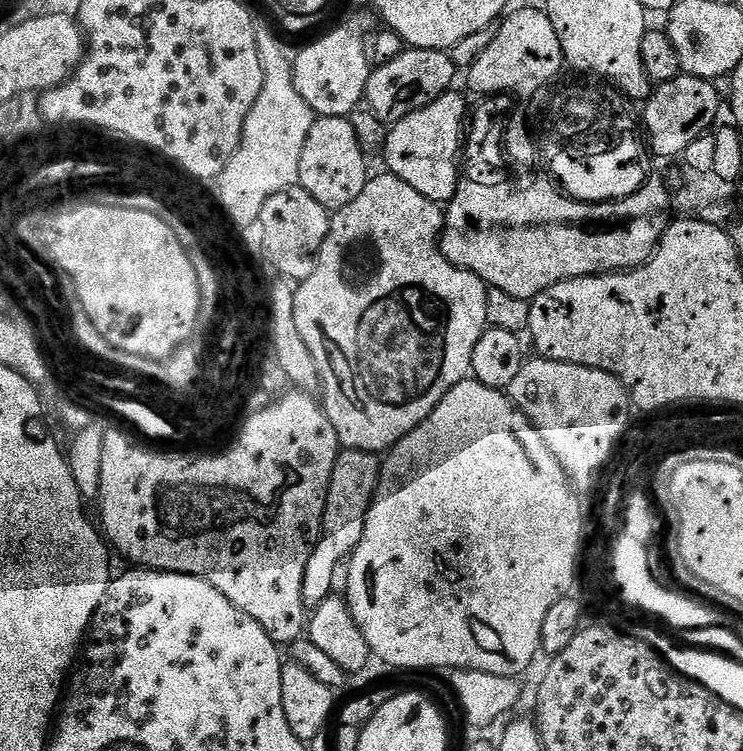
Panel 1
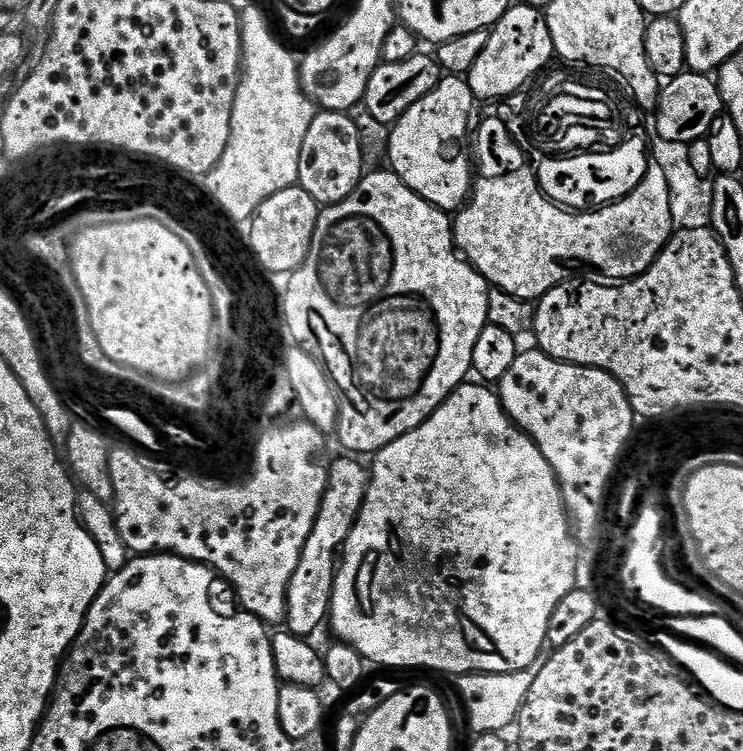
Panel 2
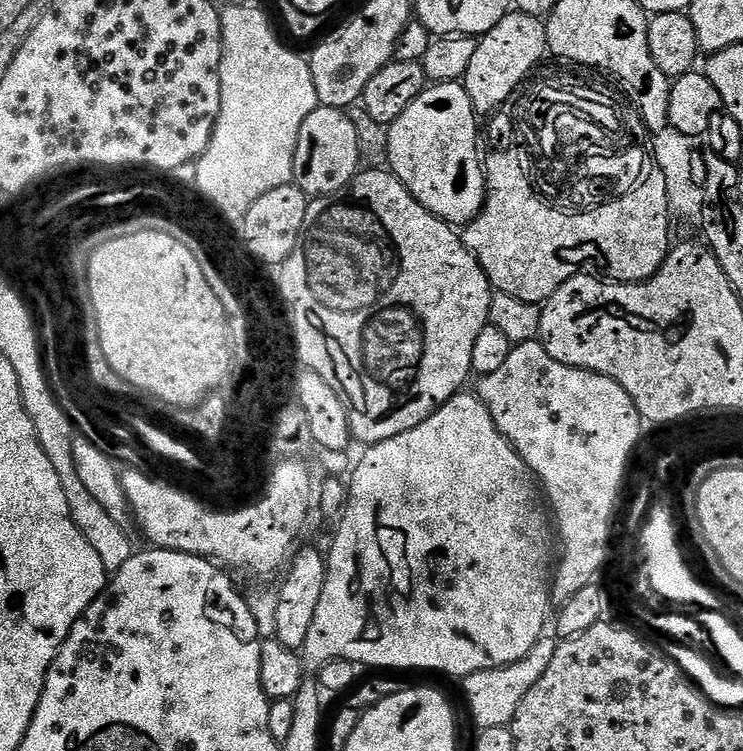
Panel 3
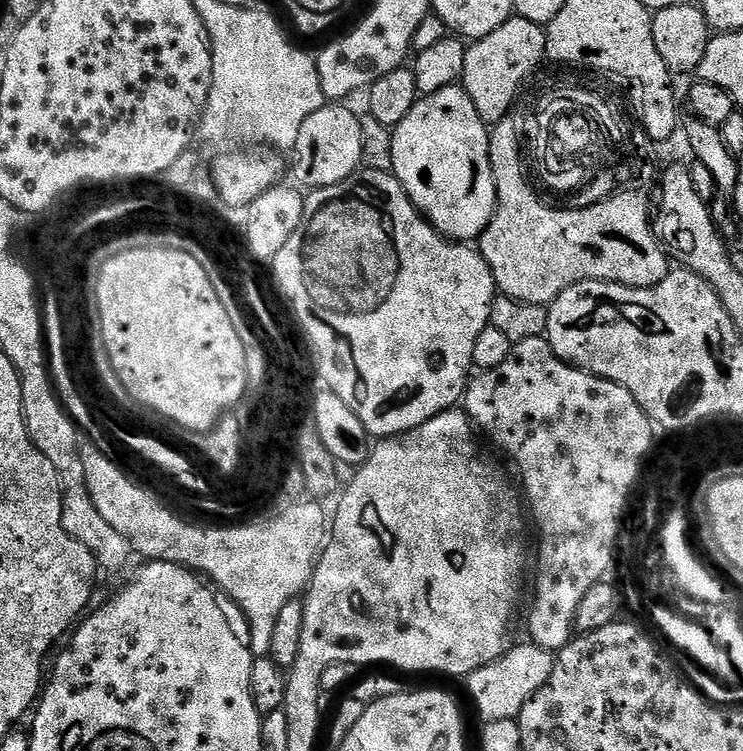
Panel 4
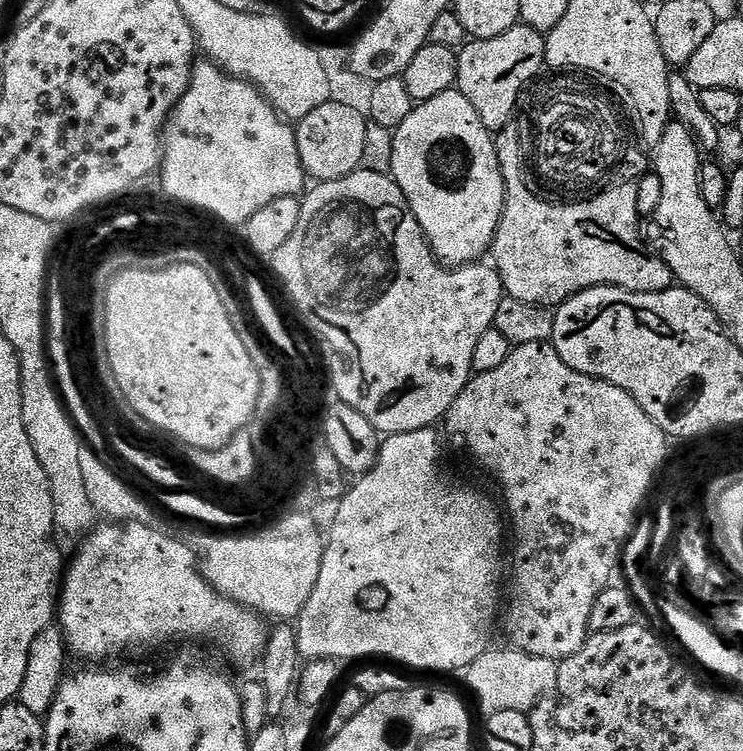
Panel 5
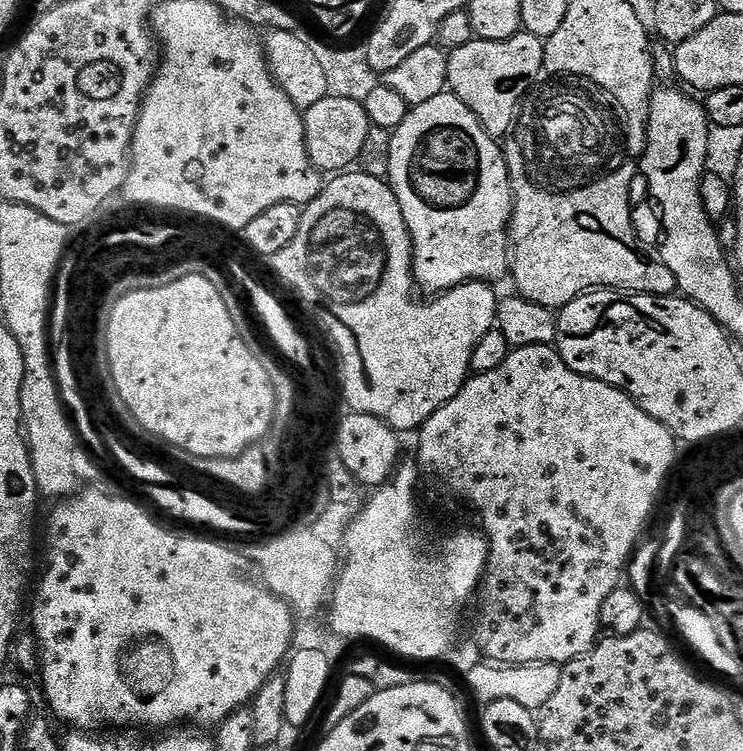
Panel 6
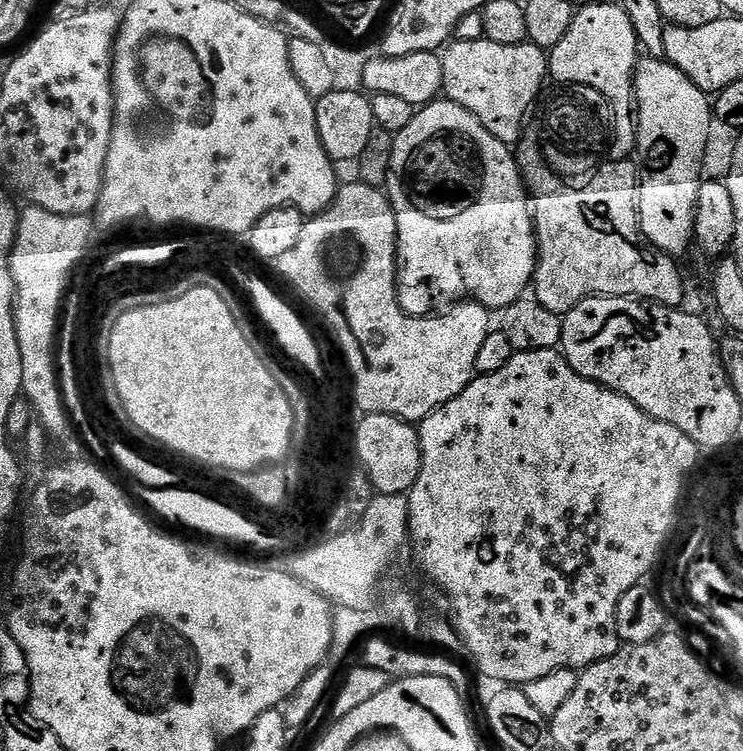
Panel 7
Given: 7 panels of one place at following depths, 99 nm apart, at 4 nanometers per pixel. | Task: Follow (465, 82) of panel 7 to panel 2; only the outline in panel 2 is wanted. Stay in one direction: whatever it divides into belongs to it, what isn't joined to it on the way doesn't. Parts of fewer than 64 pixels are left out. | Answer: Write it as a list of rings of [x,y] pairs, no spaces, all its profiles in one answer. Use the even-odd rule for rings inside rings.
[[[516,2],[498,23],[492,25],[486,47],[478,54],[478,62],[474,62],[466,79],[477,101],[500,100],[503,96],[514,95],[519,88],[527,89],[553,63],[551,60],[555,56],[556,47],[550,38],[545,13],[530,7],[527,2]]]

